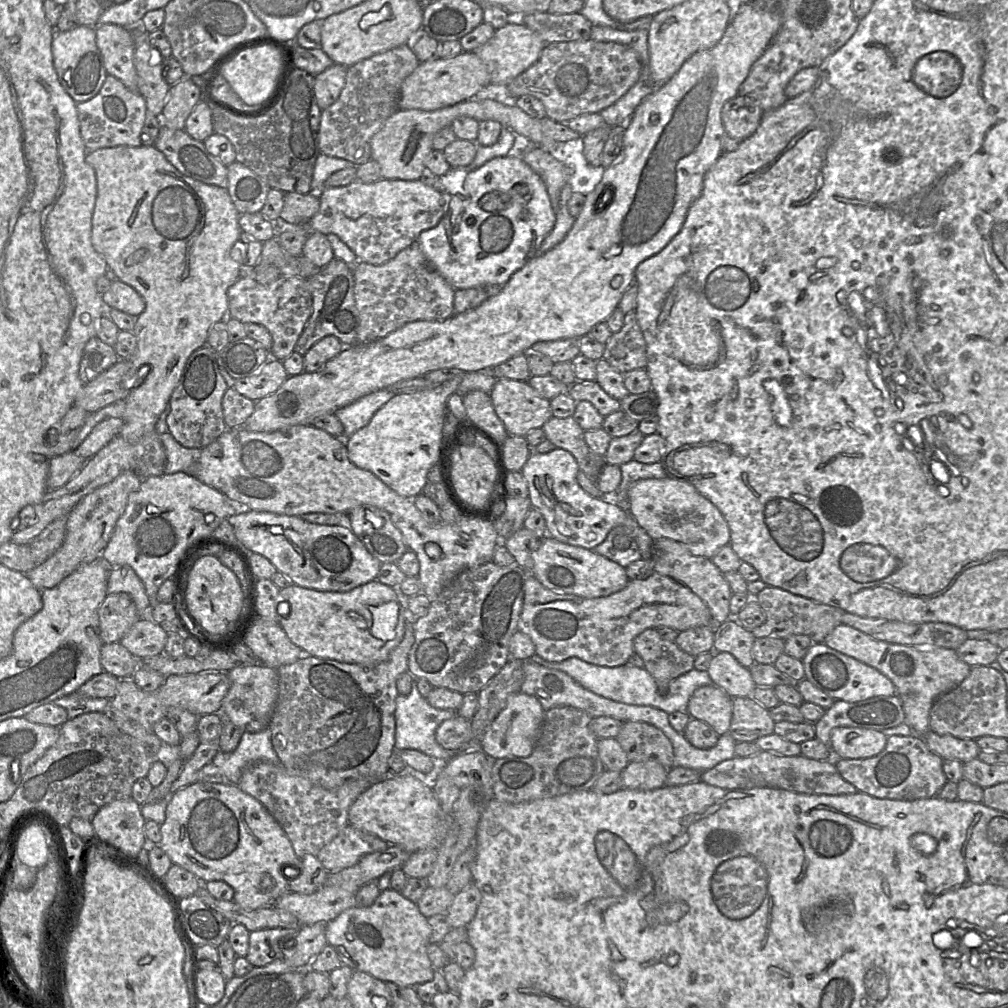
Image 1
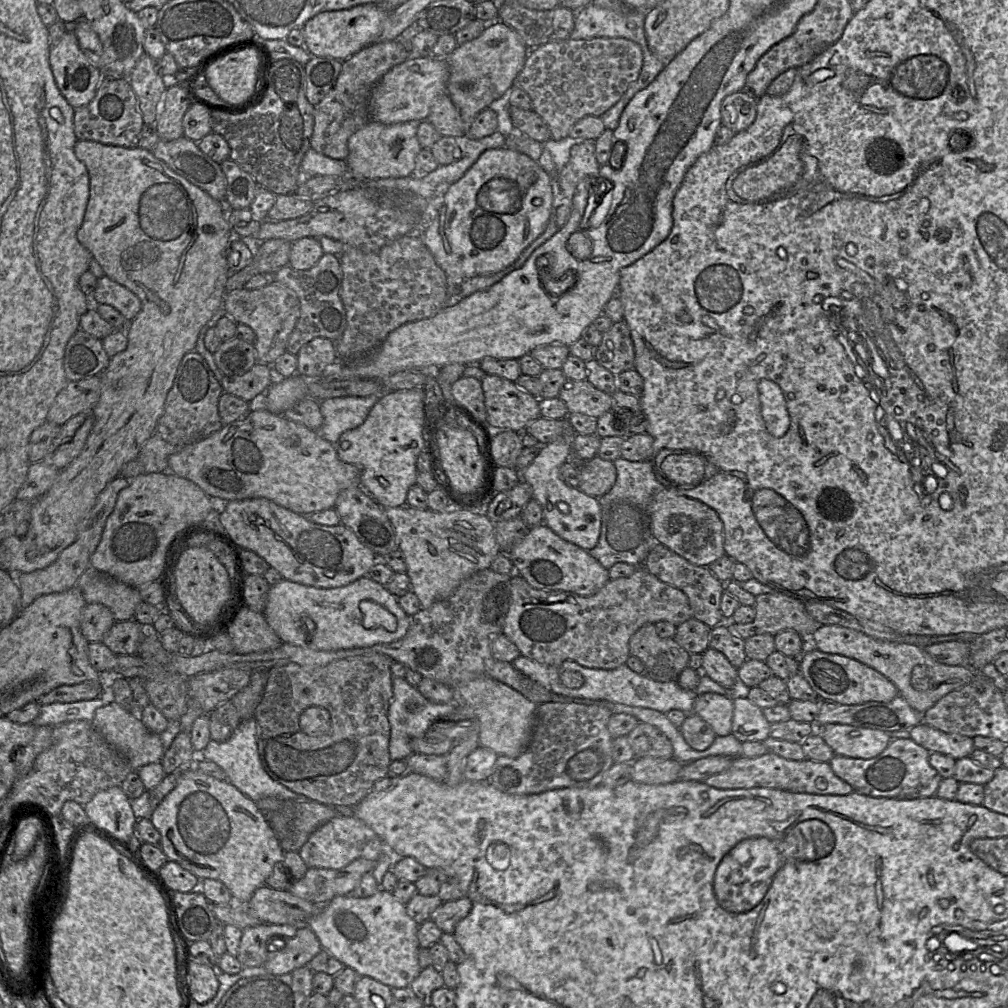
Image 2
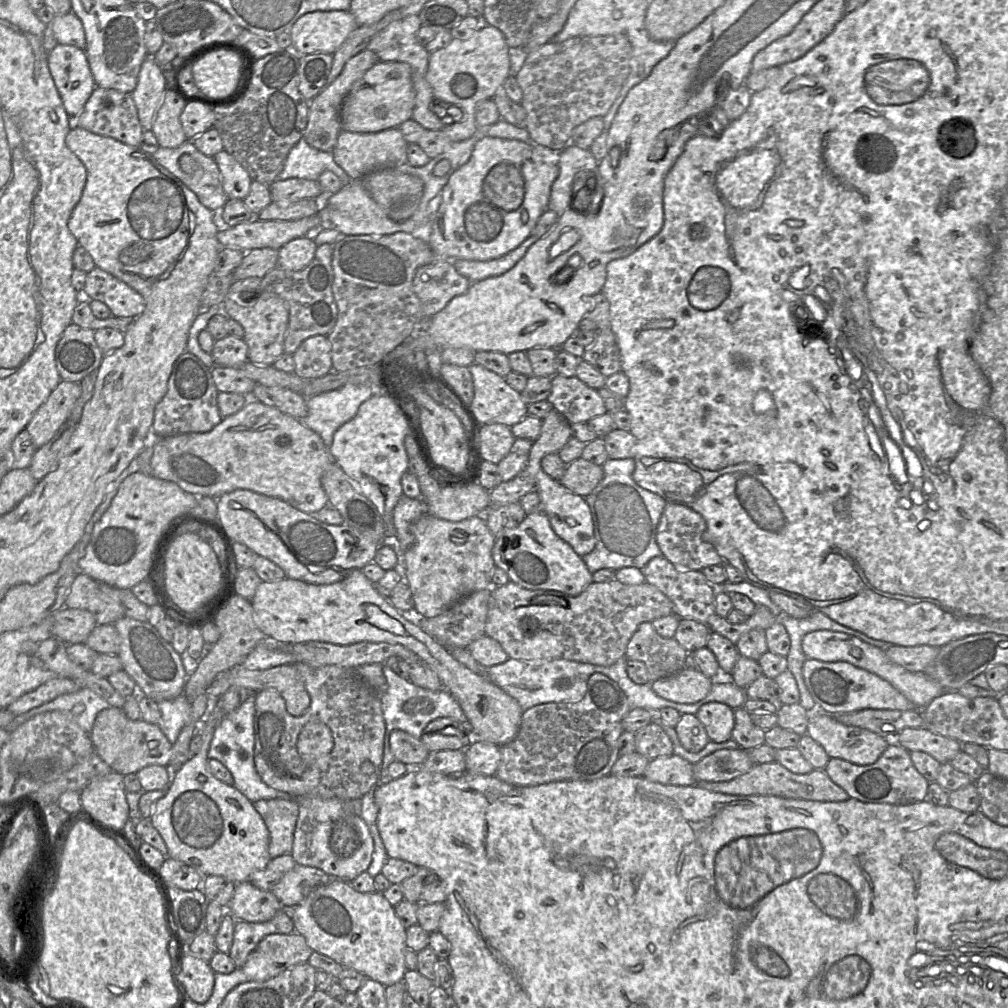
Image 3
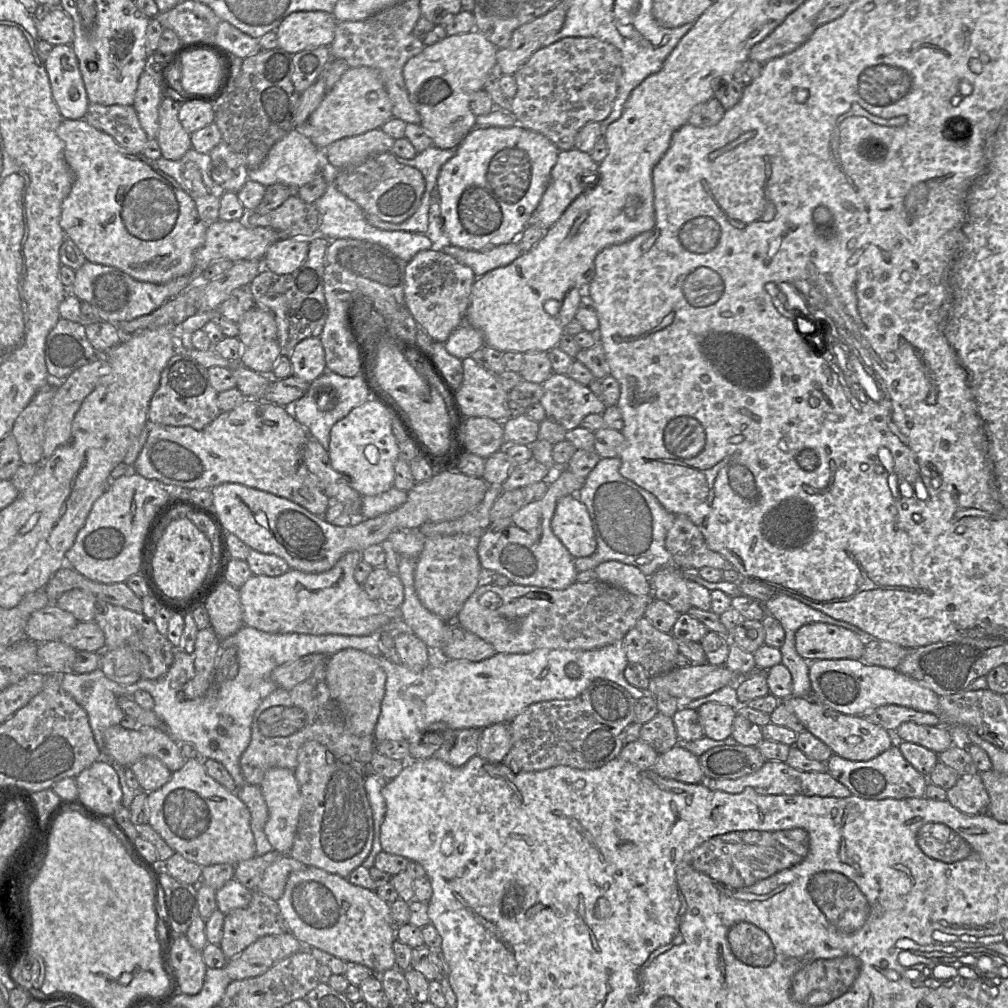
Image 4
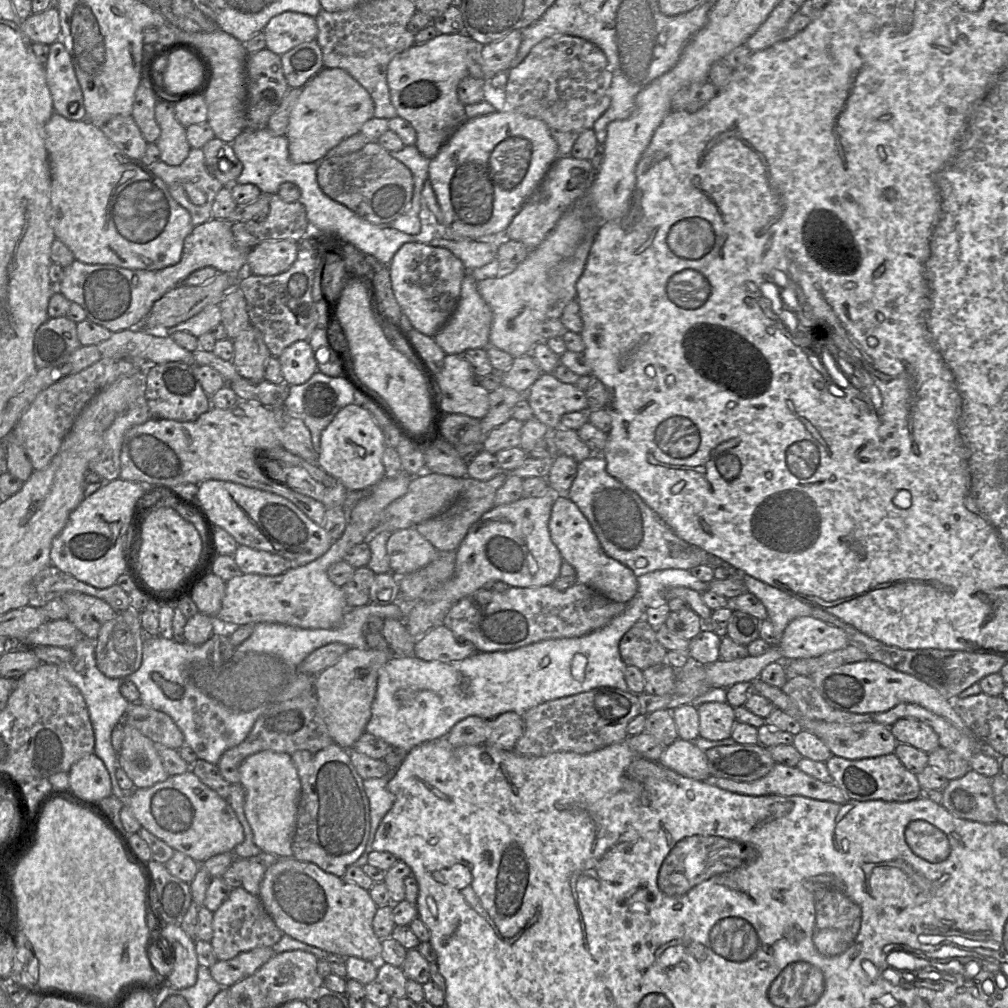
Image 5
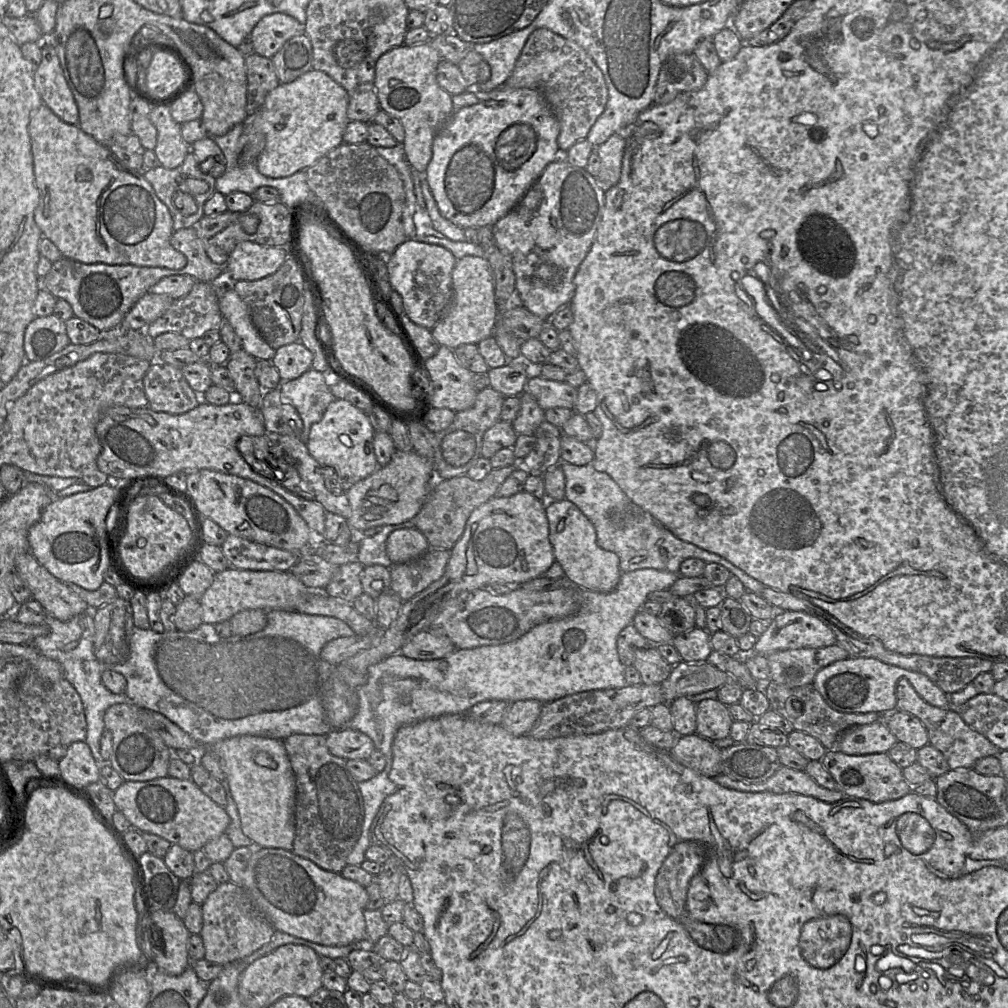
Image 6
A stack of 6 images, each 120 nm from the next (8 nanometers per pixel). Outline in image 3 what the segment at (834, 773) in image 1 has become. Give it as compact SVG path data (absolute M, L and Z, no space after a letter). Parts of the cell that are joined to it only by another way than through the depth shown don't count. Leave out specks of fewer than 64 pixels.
M776 760L755 764L747 773L729 781L697 781L695 785L709 791L730 795L773 795L814 801L845 801L850 798L849 794L833 782L823 769L814 769L807 774L796 774Z

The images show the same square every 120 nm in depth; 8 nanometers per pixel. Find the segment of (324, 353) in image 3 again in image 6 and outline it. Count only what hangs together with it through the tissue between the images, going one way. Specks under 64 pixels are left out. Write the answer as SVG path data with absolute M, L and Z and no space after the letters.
M297 341L281 346L272 359L282 380L293 380L311 368L313 353Z

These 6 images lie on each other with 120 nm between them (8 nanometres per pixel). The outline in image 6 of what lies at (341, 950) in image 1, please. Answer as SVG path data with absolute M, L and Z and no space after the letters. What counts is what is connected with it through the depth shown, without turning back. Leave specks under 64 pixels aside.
M256 846L244 871L243 888L249 894L256 909L269 920L276 931L284 932L291 936L302 938L324 946L366 945L366 923L364 911L367 909L367 904L369 901L369 896L365 889L366 887L361 886L356 881L344 878L341 873L335 873L322 869L311 860L296 855L292 850Z

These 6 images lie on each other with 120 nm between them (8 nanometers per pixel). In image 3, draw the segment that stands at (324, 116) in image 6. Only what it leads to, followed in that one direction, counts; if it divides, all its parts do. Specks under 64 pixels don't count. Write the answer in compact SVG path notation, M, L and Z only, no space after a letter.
M379 61L356 81L345 97L340 111L342 130L375 133L397 128L412 119L415 100L410 66L404 62Z

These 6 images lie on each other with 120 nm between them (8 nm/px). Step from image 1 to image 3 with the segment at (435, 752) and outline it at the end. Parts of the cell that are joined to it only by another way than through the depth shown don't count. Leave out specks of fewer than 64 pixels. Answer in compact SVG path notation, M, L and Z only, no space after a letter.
M382 664L382 671L387 682L382 701L382 712L386 724L384 736L383 761L380 771L380 782L386 783L392 778L388 773L388 766L395 760L390 748L390 735L393 730L403 730L416 738L420 738L424 733L427 724L439 717L450 717L461 723L467 723L467 717L458 701L445 688L432 691L413 684L409 679L399 676L392 668Z

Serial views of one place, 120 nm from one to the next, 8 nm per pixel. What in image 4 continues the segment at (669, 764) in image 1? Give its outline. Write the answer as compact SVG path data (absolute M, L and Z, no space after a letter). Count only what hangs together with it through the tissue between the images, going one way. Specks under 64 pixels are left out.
M658 713L641 726L640 740L650 745L658 754L676 746L679 738L673 718Z

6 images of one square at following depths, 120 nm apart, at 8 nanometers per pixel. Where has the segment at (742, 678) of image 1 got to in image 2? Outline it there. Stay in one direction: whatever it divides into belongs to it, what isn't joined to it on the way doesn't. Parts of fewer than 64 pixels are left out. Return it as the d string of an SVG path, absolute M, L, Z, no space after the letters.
M709 647L703 653L702 673L727 689L739 689L738 669L716 649Z

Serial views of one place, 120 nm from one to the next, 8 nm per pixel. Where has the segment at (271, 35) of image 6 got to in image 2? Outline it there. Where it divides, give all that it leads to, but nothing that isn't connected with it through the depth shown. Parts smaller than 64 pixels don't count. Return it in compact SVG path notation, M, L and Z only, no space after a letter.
M374 3L318 13L302 27L304 48L314 56L344 61L377 41L387 14L385 8Z

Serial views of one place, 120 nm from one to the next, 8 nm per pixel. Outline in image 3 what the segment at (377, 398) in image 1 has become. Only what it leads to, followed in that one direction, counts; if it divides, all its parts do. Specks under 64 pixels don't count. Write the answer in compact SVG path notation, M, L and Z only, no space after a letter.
M345 384L341 388L308 397L308 413L303 423L318 433L330 448L335 432L355 417L364 401L377 393L382 393L380 387Z

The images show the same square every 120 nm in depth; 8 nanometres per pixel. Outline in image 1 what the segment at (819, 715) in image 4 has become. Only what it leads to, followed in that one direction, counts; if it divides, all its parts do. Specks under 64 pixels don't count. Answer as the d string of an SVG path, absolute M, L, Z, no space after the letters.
M853 727L834 728L830 736L833 759L861 759L879 754L887 743L882 731Z

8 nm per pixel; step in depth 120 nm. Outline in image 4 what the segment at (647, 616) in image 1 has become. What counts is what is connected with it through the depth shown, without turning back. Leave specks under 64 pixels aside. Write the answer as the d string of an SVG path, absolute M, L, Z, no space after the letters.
M599 580L575 582L561 590L513 583L505 587L480 584L465 601L455 620L463 629L489 642L498 653L529 653L540 648L593 650L624 639L636 622L645 616L654 599L653 594L635 595Z

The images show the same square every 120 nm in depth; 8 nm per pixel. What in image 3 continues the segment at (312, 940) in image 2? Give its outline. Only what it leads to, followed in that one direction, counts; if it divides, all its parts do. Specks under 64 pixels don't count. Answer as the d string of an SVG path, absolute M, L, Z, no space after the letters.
M295 930L289 934L269 934L249 954L241 969L247 975L249 981L268 980L289 967L307 962L312 952L313 950L309 947L305 938Z

